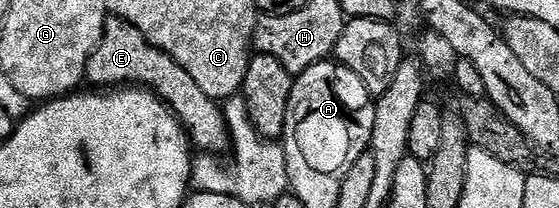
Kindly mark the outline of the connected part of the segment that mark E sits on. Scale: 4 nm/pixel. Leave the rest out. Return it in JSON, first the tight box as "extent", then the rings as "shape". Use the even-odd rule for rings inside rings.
{"extent":[85,16,231,155],"shape":[[[110,16],[105,23],[105,33],[101,36],[101,41],[97,44],[97,50],[89,56],[89,62],[85,68],[85,81],[93,84],[93,87],[144,87],[146,90],[152,91],[157,89],[157,93],[162,97],[164,104],[172,110],[173,116],[183,126],[184,132],[187,134],[188,140],[194,146],[201,148],[200,152],[205,155],[221,155],[221,152],[228,150],[231,145],[228,123],[225,121],[225,114],[222,106],[216,100],[209,98],[195,85],[195,80],[187,75],[187,71],[183,69],[171,57],[153,46],[145,36],[137,30],[133,25],[129,25],[125,21],[121,21],[118,17]]]}

